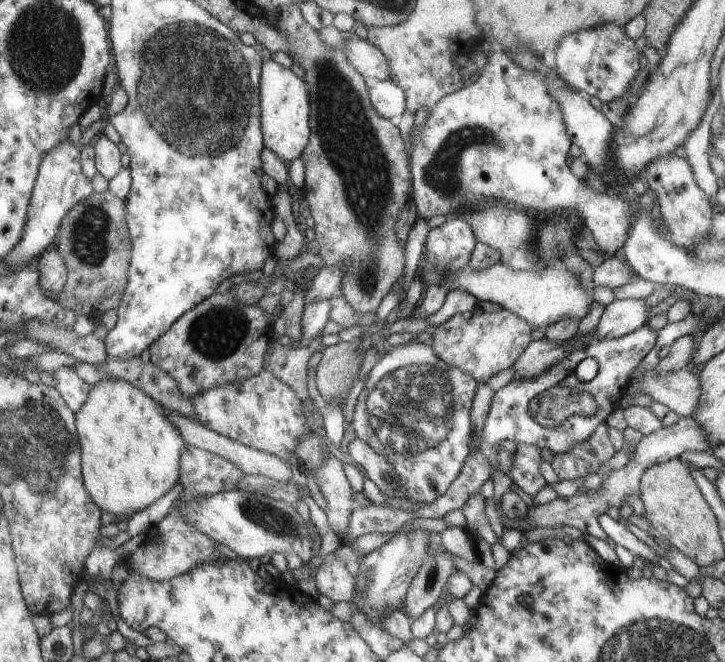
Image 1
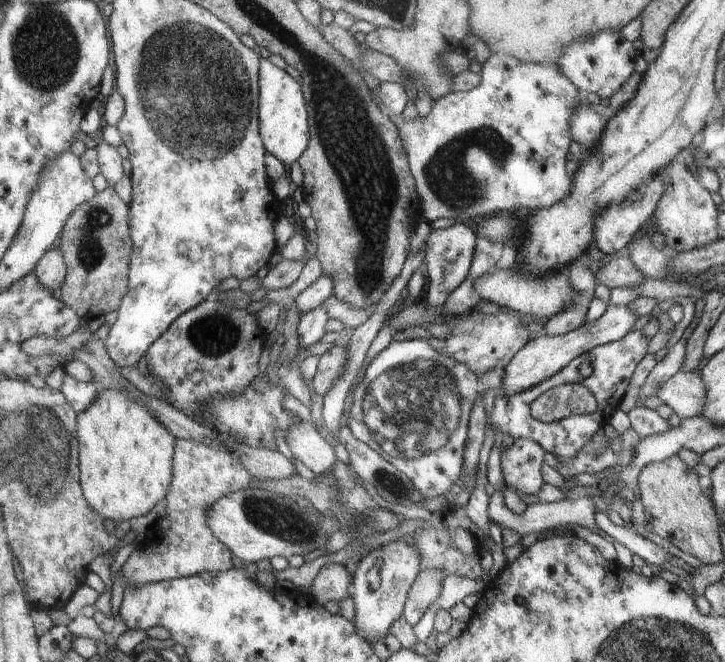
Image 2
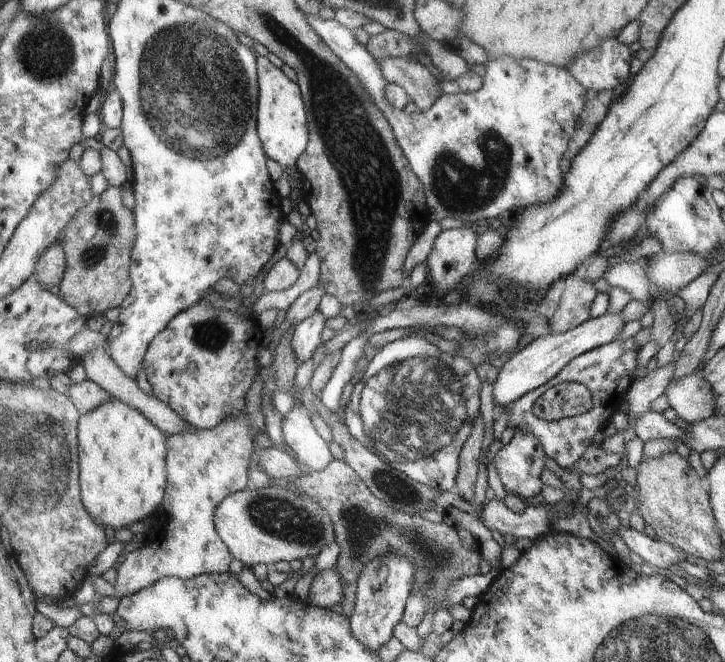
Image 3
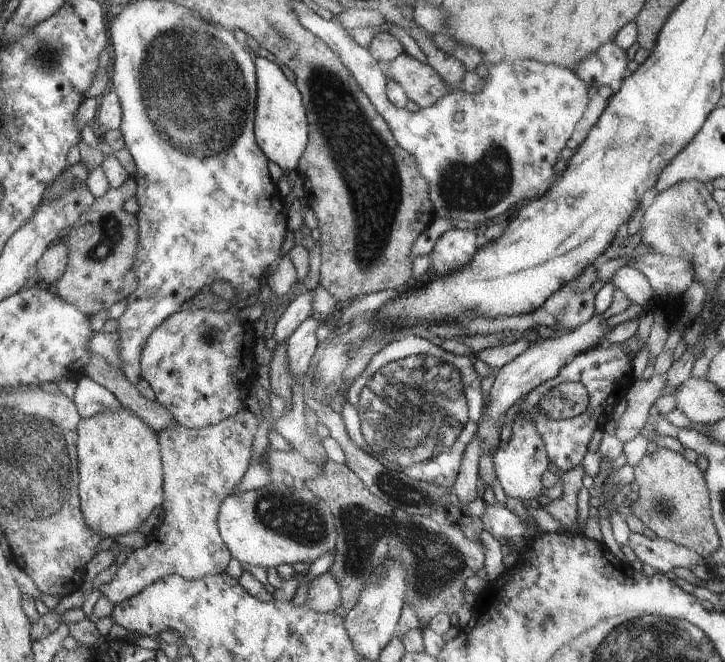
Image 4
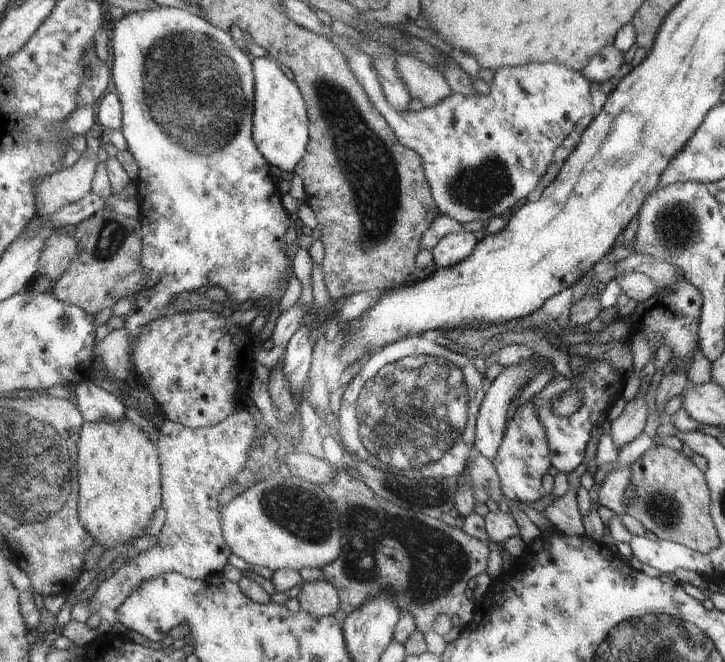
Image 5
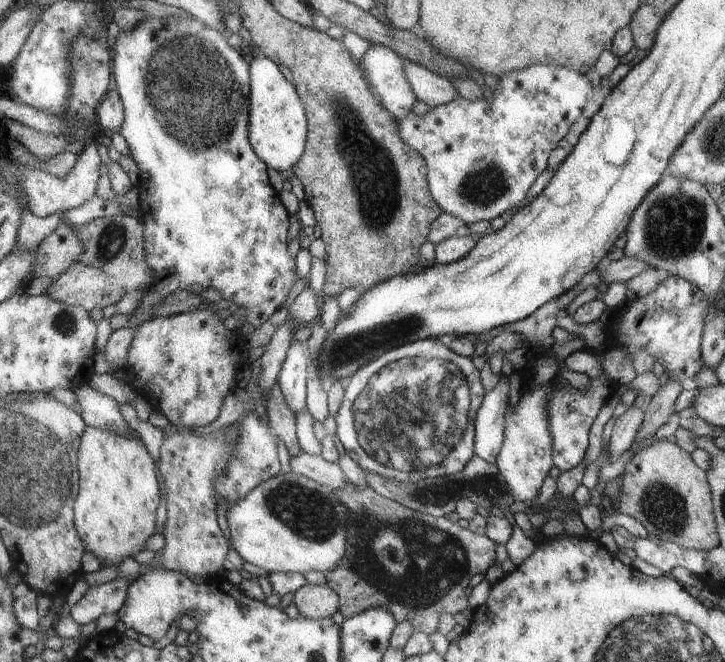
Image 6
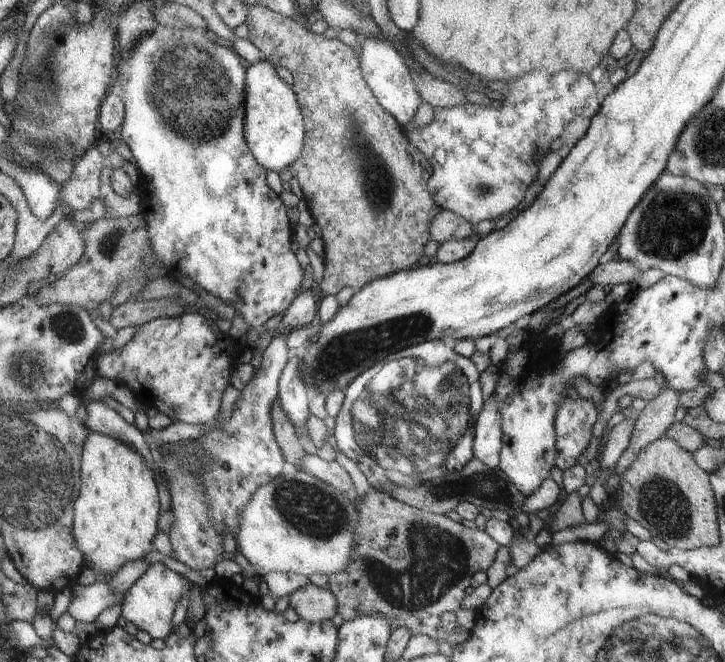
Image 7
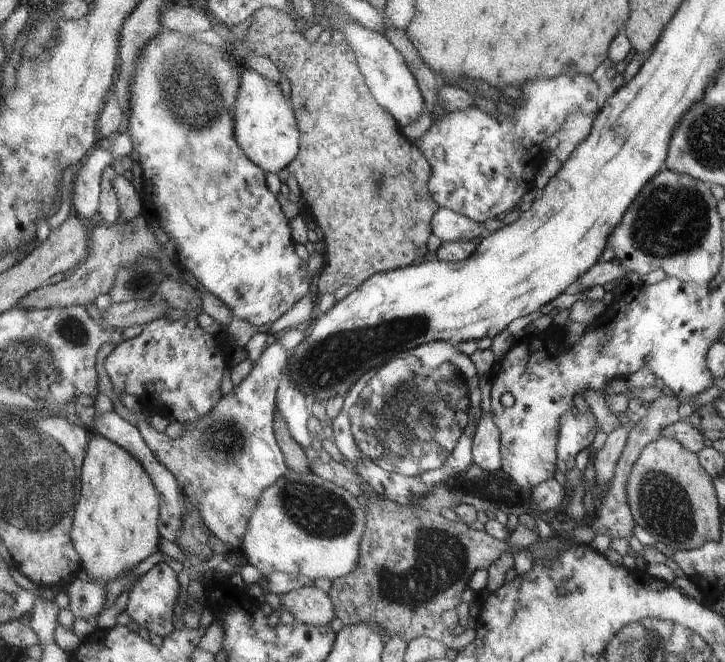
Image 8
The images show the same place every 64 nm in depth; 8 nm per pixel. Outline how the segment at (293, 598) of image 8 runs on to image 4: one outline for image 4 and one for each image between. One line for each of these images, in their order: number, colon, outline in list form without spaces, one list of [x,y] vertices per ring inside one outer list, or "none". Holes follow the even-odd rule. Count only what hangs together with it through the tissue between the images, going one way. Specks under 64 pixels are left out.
4: [[[327,572],[311,580],[311,588],[307,588],[305,606],[327,614],[333,612],[337,606],[341,606],[341,596],[343,594],[341,594],[339,580],[331,572]]]
5: [[[327,578],[305,582],[297,598],[301,602],[301,610],[307,610],[317,618],[333,616],[341,608],[341,590]]]
6: [[[307,584],[295,594],[295,604],[303,616],[323,620],[331,618],[337,610],[341,610],[341,594],[329,584]]]
7: [[[309,582],[291,594],[291,608],[309,622],[325,622],[339,612],[339,598],[333,590]]]

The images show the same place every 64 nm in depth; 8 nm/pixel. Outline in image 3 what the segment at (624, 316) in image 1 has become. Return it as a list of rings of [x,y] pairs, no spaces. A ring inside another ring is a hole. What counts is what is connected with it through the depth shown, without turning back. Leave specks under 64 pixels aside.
[[[605,312],[603,316],[597,318],[589,318],[583,324],[579,324],[577,328],[571,328],[563,334],[551,334],[551,336],[539,336],[537,340],[531,340],[527,346],[523,346],[521,350],[517,350],[505,364],[503,368],[499,368],[499,376],[493,382],[493,400],[495,400],[495,410],[501,410],[505,406],[509,406],[513,400],[521,398],[523,394],[535,390],[537,386],[543,386],[547,380],[551,380],[553,376],[557,376],[557,372],[561,368],[565,368],[565,364],[569,364],[573,358],[613,342],[615,338],[619,338],[619,334],[625,328],[625,320],[621,318],[621,312],[613,314],[613,312]]]

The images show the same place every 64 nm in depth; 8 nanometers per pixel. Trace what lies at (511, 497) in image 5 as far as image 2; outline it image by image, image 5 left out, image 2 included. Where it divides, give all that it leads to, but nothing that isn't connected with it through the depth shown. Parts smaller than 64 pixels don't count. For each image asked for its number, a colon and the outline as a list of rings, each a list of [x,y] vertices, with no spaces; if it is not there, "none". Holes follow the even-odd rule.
2: [[[515,440],[501,454],[501,470],[505,488],[513,486],[525,494],[537,494],[543,484],[543,448],[533,440]]]
3: [[[515,432],[507,446],[495,448],[493,456],[505,490],[525,498],[539,494],[543,488],[541,470],[545,458],[543,446],[531,432]]]
4: [[[517,414],[511,428],[513,428],[513,434],[507,440],[507,444],[499,442],[497,450],[493,452],[495,476],[501,482],[501,488],[507,494],[507,498],[519,498],[519,500],[527,502],[529,498],[537,498],[543,492],[541,476],[547,470],[547,464],[551,460],[549,460],[549,454],[545,450],[543,438],[539,436],[535,424],[529,418],[523,418],[521,414]]]

